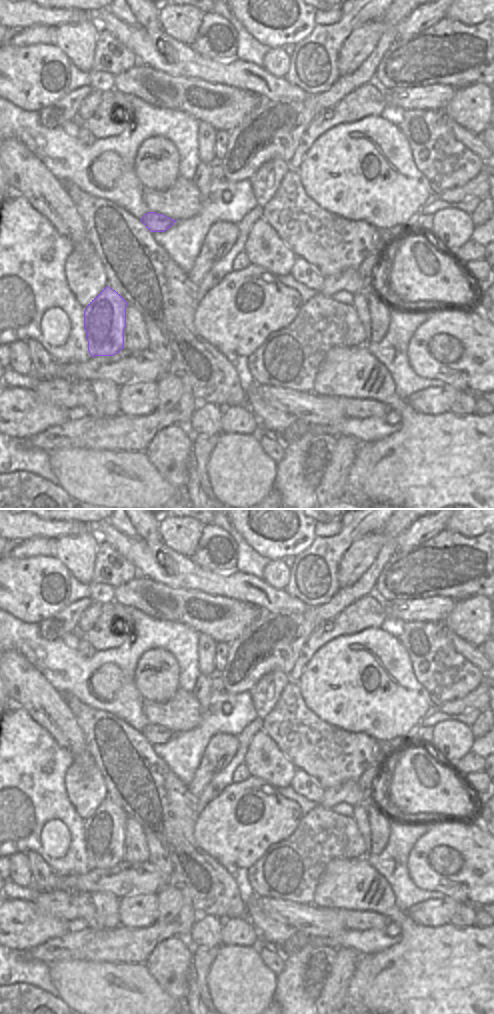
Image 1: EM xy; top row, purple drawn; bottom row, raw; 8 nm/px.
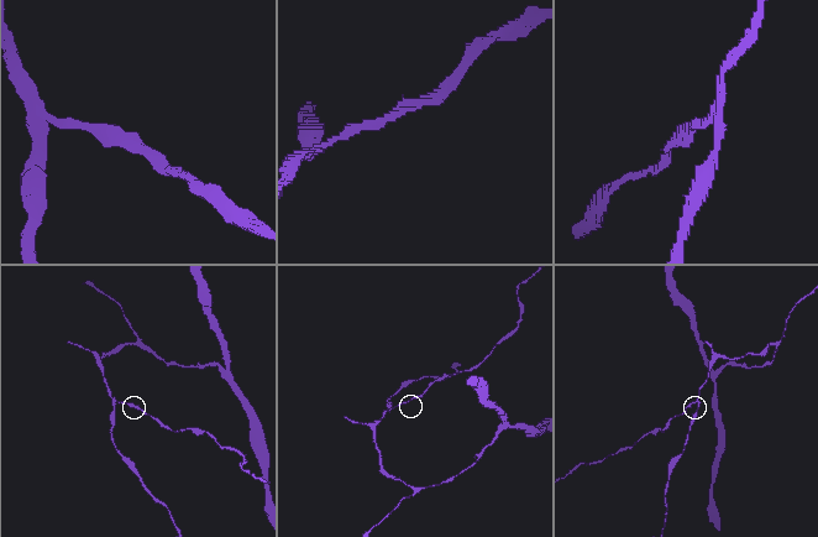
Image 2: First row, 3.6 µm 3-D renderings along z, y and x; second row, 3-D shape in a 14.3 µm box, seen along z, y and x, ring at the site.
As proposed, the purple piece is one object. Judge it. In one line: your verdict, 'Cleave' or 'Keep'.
Cleave.

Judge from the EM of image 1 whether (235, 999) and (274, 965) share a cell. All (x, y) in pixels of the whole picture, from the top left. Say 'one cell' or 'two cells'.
two cells

